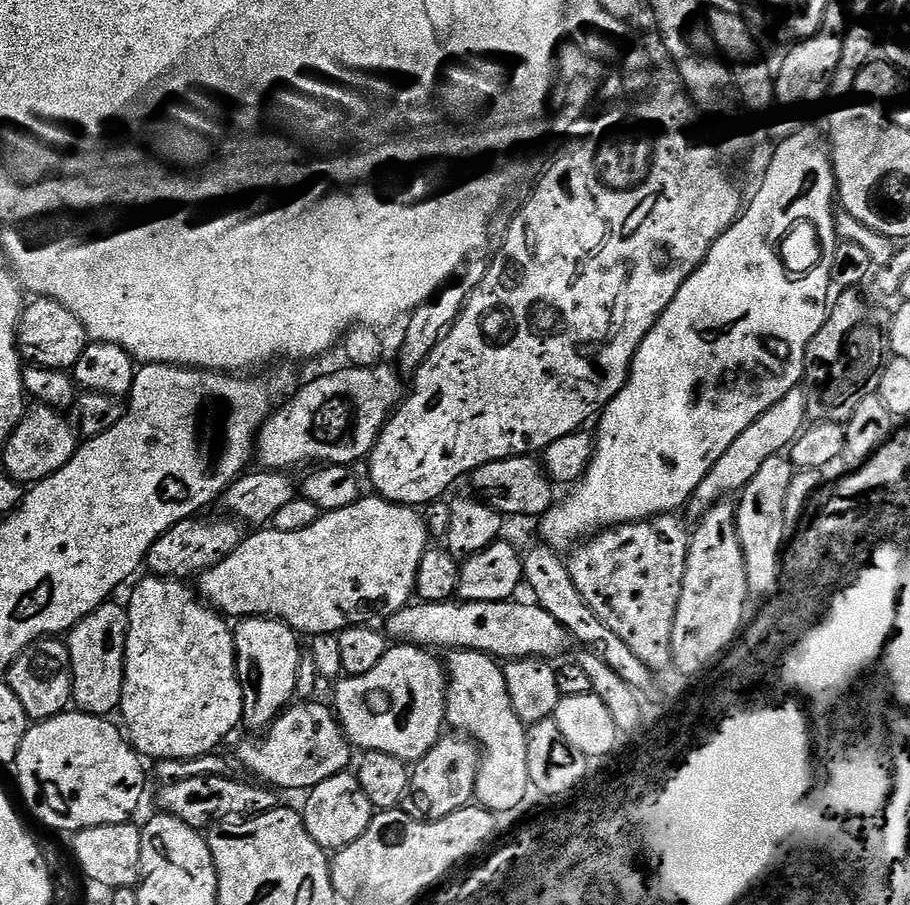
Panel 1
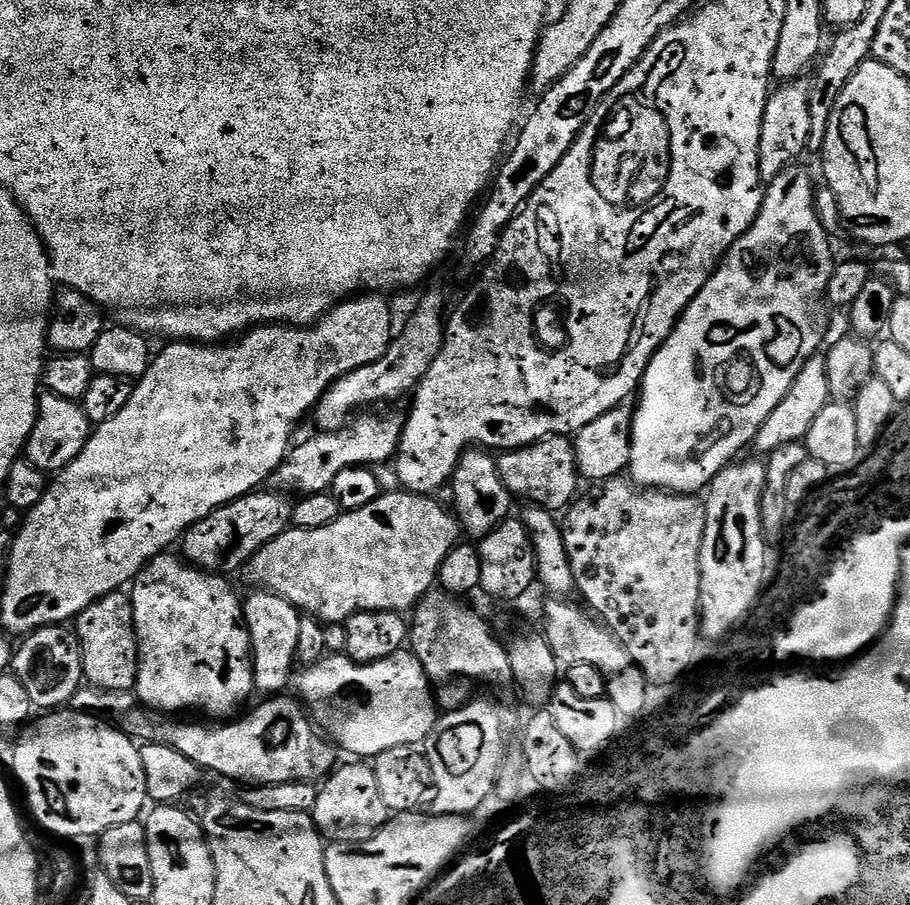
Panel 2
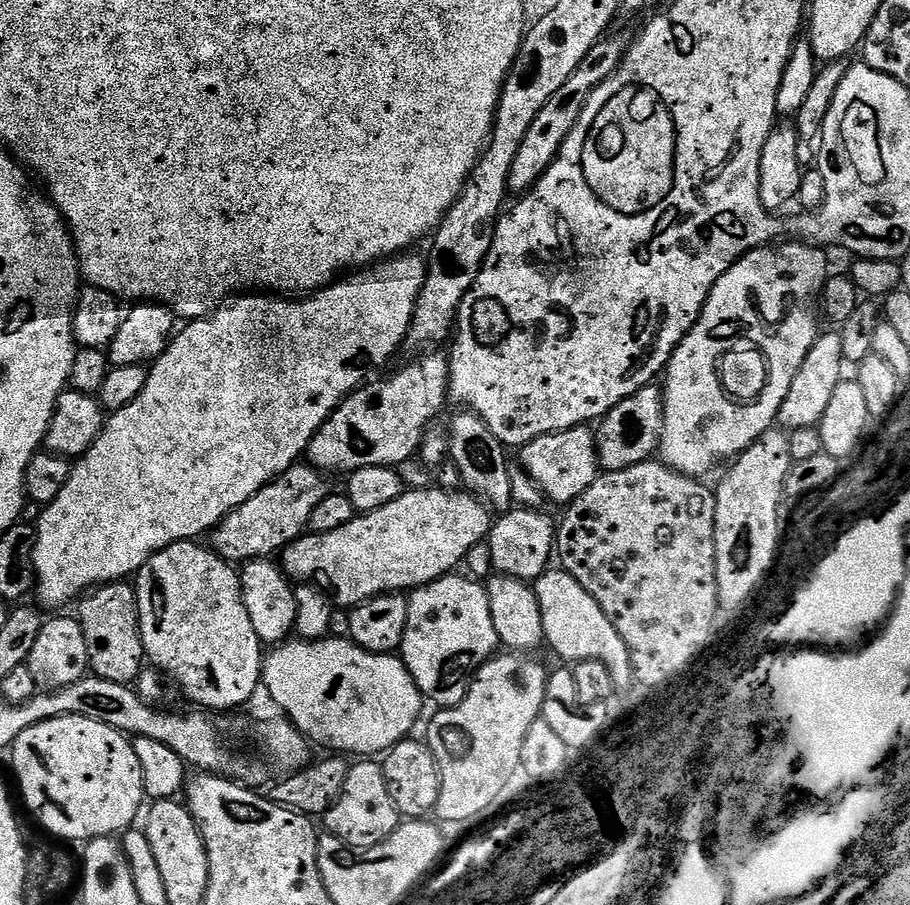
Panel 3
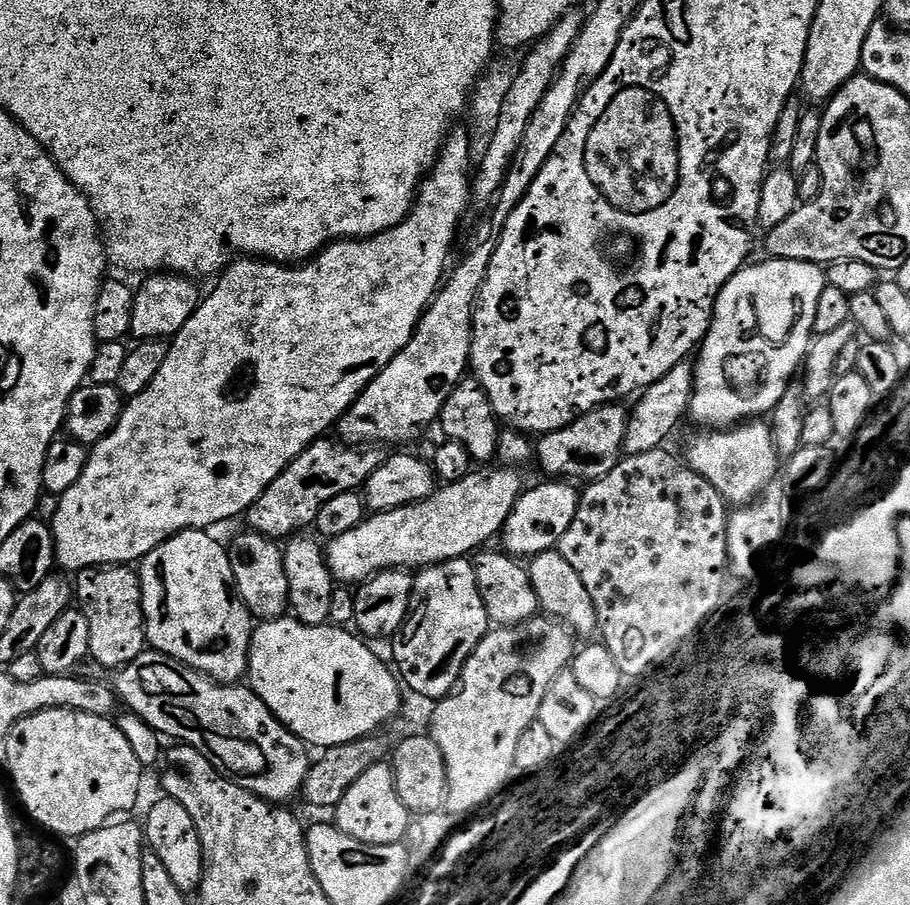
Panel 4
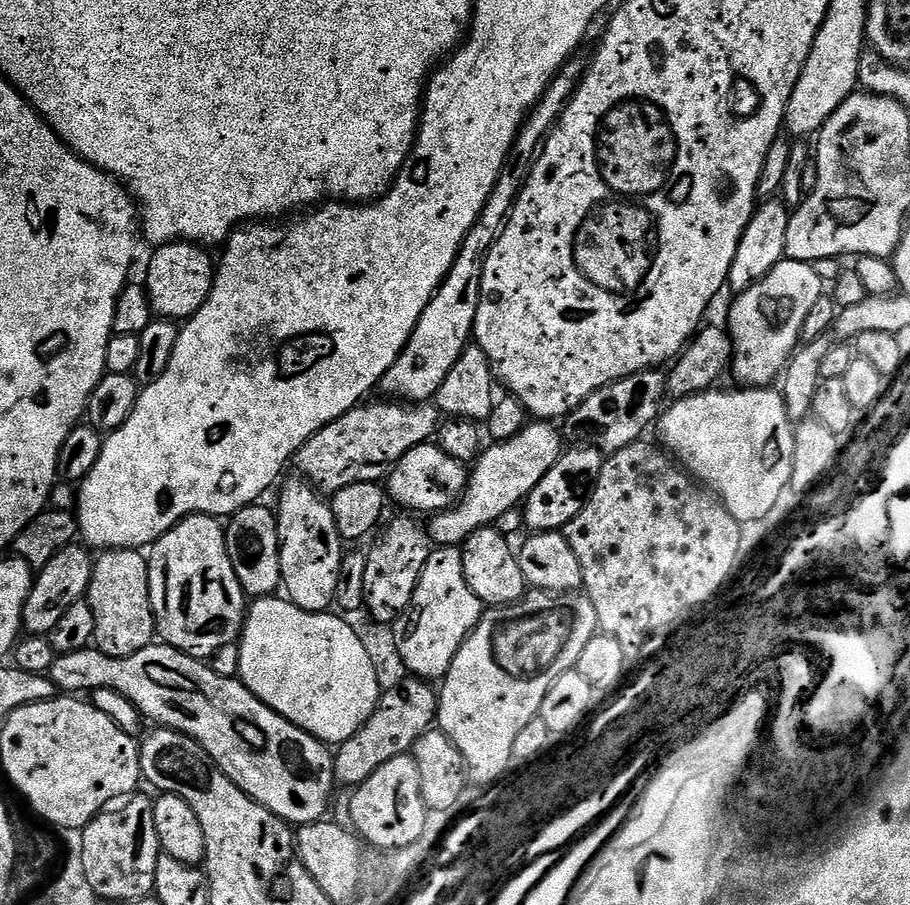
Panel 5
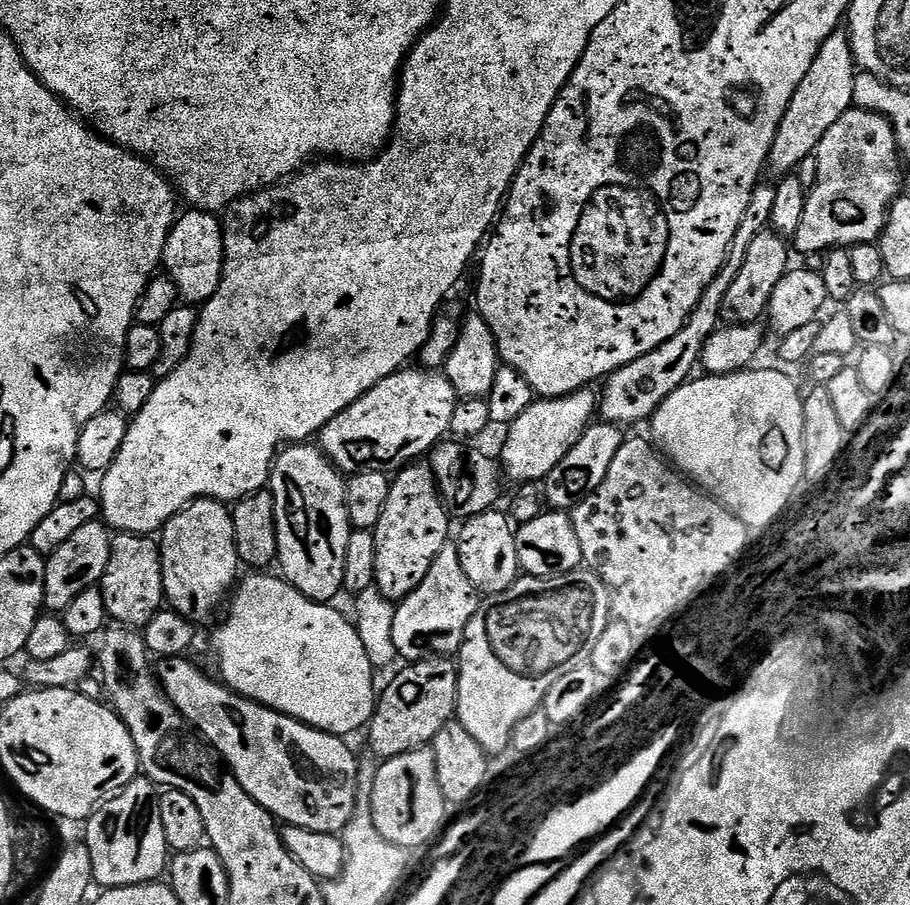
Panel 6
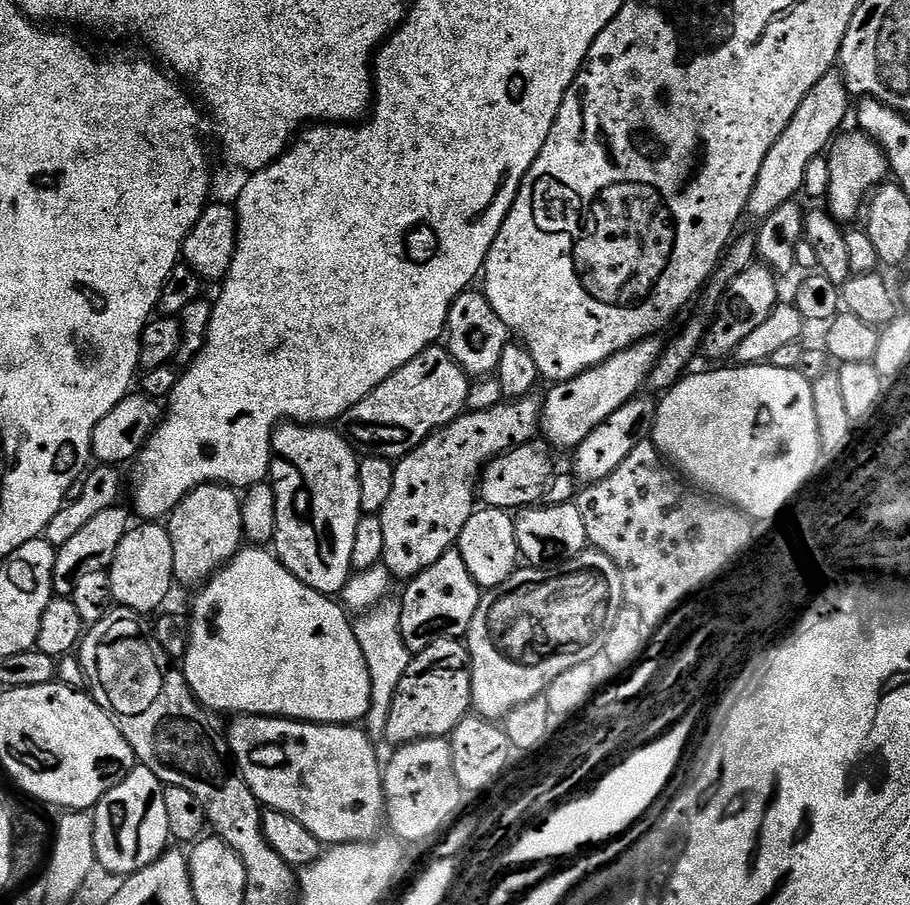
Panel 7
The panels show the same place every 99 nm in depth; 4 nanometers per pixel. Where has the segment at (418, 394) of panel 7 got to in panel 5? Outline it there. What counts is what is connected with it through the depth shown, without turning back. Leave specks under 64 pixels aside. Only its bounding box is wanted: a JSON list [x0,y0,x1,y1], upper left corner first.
[294,402,442,494]

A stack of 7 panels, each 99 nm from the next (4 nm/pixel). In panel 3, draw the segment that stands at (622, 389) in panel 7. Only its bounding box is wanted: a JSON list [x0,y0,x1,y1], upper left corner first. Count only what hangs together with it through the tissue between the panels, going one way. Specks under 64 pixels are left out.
[282,486,494,610]

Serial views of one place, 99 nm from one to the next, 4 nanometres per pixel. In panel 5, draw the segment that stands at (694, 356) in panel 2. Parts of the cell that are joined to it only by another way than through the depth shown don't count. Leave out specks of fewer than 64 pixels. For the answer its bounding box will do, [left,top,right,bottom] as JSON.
[726,259,826,386]

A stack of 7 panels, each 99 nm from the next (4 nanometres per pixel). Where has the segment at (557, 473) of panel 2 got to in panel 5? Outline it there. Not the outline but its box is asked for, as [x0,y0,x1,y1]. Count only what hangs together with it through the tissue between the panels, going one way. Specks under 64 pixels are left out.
[566,370,666,454]

